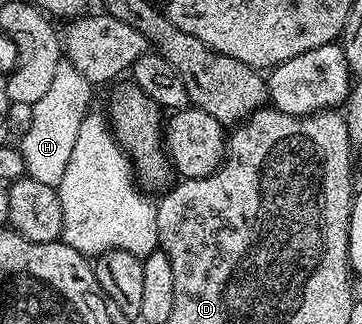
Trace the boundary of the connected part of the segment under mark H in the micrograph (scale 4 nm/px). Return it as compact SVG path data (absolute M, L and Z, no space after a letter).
M63 58L58 62L55 78L47 94L32 104L31 124L19 136L25 171L35 182L43 182L43 186L52 188L63 182L71 149L75 146L75 138L79 138L79 122L83 122L87 109L92 105L89 103L93 100L93 92L94 85L83 74L79 74L79 70L75 70L70 60Z

